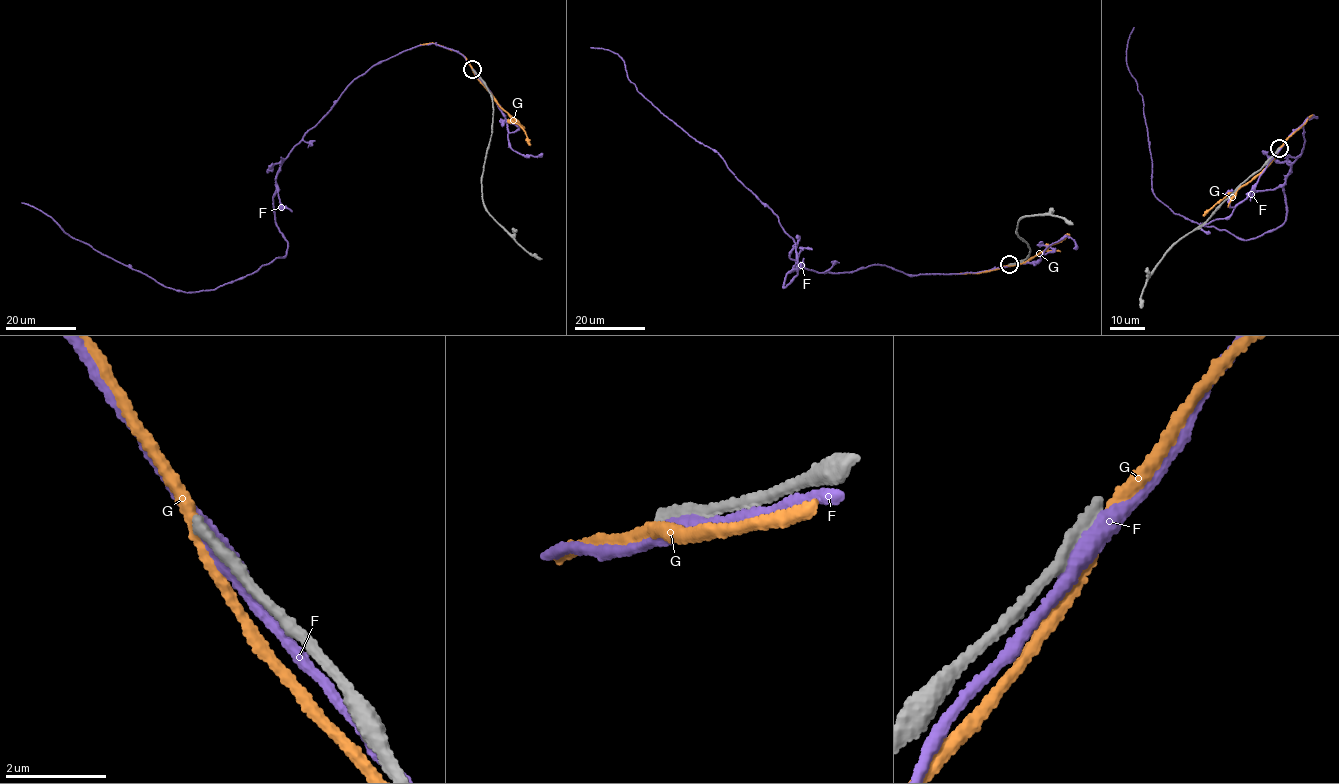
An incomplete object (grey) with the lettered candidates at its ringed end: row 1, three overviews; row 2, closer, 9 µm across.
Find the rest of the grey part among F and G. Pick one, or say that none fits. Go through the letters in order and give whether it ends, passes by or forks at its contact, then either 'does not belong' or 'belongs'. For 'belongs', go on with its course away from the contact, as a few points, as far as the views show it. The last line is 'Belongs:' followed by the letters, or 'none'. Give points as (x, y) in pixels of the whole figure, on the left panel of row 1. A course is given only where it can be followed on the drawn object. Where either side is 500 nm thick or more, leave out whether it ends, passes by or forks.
F: it passes by; does not belong
G: it passes by; does not belong
Belongs: none

